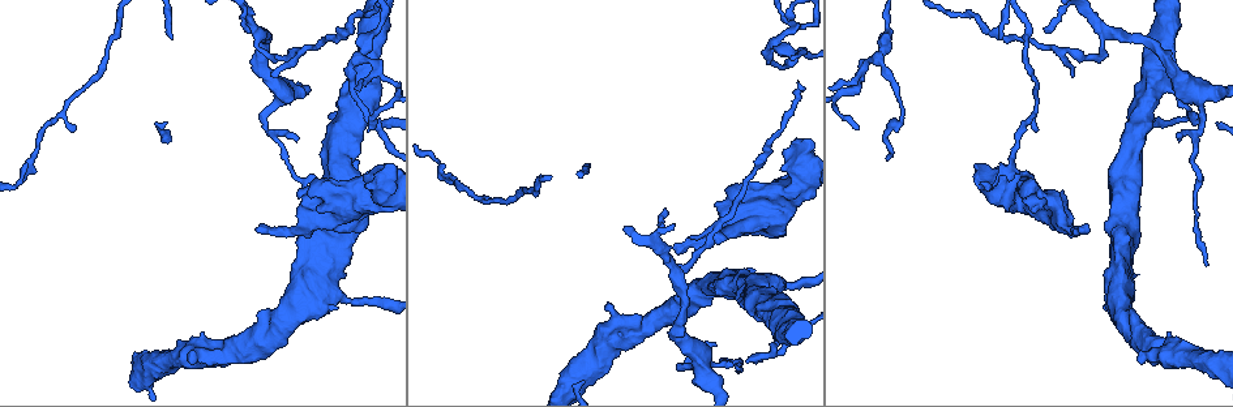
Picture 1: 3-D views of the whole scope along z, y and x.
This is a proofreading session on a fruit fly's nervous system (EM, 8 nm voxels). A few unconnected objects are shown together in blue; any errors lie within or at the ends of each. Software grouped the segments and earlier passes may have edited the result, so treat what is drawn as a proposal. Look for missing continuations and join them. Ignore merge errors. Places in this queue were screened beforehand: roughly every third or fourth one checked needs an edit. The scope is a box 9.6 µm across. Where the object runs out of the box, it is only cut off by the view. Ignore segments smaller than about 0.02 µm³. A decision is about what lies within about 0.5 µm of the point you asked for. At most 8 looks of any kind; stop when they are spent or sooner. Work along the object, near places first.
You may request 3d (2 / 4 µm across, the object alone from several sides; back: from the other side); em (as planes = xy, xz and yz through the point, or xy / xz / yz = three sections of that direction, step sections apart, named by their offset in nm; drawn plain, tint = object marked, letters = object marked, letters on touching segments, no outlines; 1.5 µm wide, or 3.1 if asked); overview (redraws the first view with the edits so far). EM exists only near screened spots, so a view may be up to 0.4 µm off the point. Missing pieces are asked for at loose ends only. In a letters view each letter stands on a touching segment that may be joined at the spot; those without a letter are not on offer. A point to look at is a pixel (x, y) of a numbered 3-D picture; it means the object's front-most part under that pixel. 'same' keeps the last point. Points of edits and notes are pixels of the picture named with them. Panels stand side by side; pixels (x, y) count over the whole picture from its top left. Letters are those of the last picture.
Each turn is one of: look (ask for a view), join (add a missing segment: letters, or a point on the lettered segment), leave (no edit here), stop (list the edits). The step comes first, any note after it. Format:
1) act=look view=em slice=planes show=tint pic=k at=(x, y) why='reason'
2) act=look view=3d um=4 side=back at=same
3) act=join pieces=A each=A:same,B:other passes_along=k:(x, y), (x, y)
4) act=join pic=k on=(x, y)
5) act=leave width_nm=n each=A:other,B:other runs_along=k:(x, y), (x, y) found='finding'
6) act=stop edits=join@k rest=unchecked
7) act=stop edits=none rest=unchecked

act=look view=em slice=planes show=letters pic=1 at=(1136, 275) why='stops while still wide'

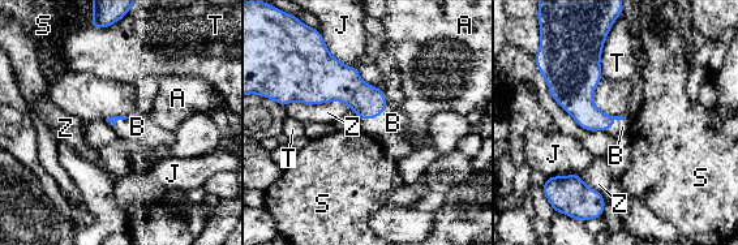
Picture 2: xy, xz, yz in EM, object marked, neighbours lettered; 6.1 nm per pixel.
act=join pieces=B each=A:other,B:same,J:other,S:other,T:other,Z:other found='it goes on there'

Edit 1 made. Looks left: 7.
act=look view=overview

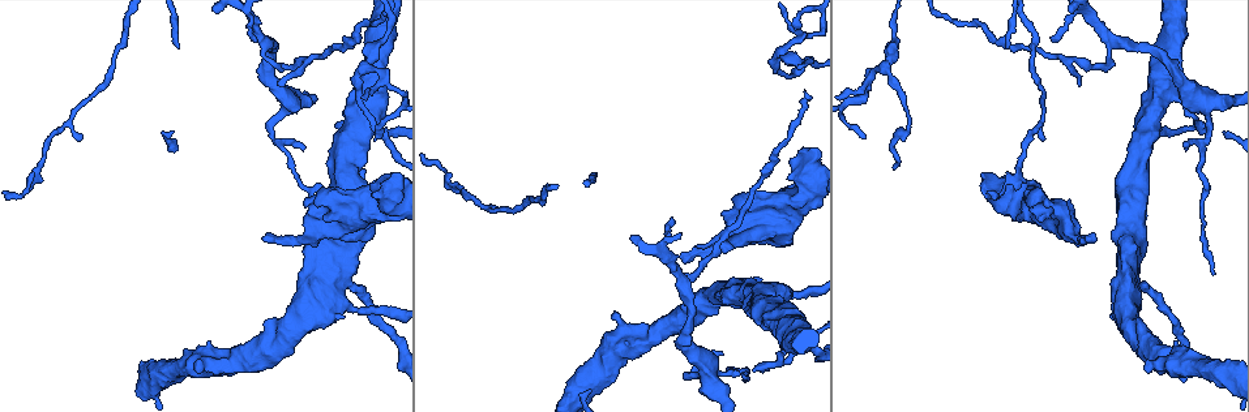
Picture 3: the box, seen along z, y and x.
act=look view=em slice=yz step=4 show=letters pic=3 at=(681, 260) why='branch stops here'

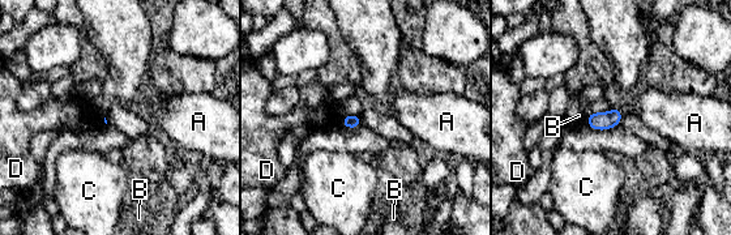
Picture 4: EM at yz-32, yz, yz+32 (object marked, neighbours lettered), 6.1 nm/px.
act=look view=em slice=planes show=letters at=same why='another direction'

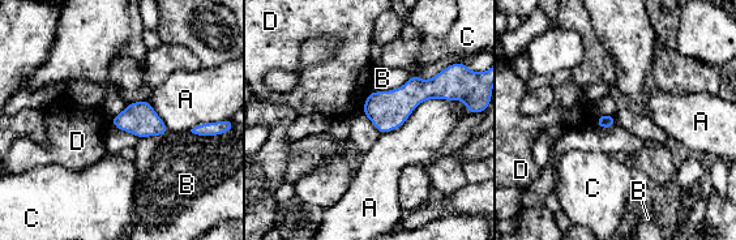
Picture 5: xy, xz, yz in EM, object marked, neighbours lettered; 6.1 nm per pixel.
act=leave longest_contact=A:550nm each=A:other,B:other,C:other,D:other border=5:(371, 90), (360, 111) found='no lettered segment goes on from it'

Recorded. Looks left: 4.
act=look view=3d um=4 pic=3 at=(375, 135) why='branch stops here'

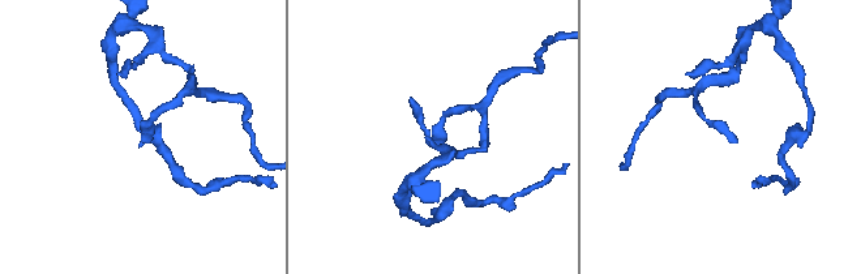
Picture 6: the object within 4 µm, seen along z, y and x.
act=look view=em slice=planes show=letters pic=6 at=(144, 140) why='shape alone is not enough'

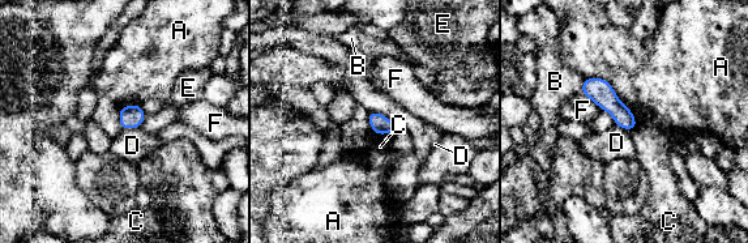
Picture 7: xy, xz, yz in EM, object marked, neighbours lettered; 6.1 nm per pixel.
act=leave each=A:other,B:other,C:other,D:other,E:other,F:other runs_along=7:(586, 81), (632, 126) found='none of them fits'

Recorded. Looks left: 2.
act=stop edits=join@2 rest=unchecked

